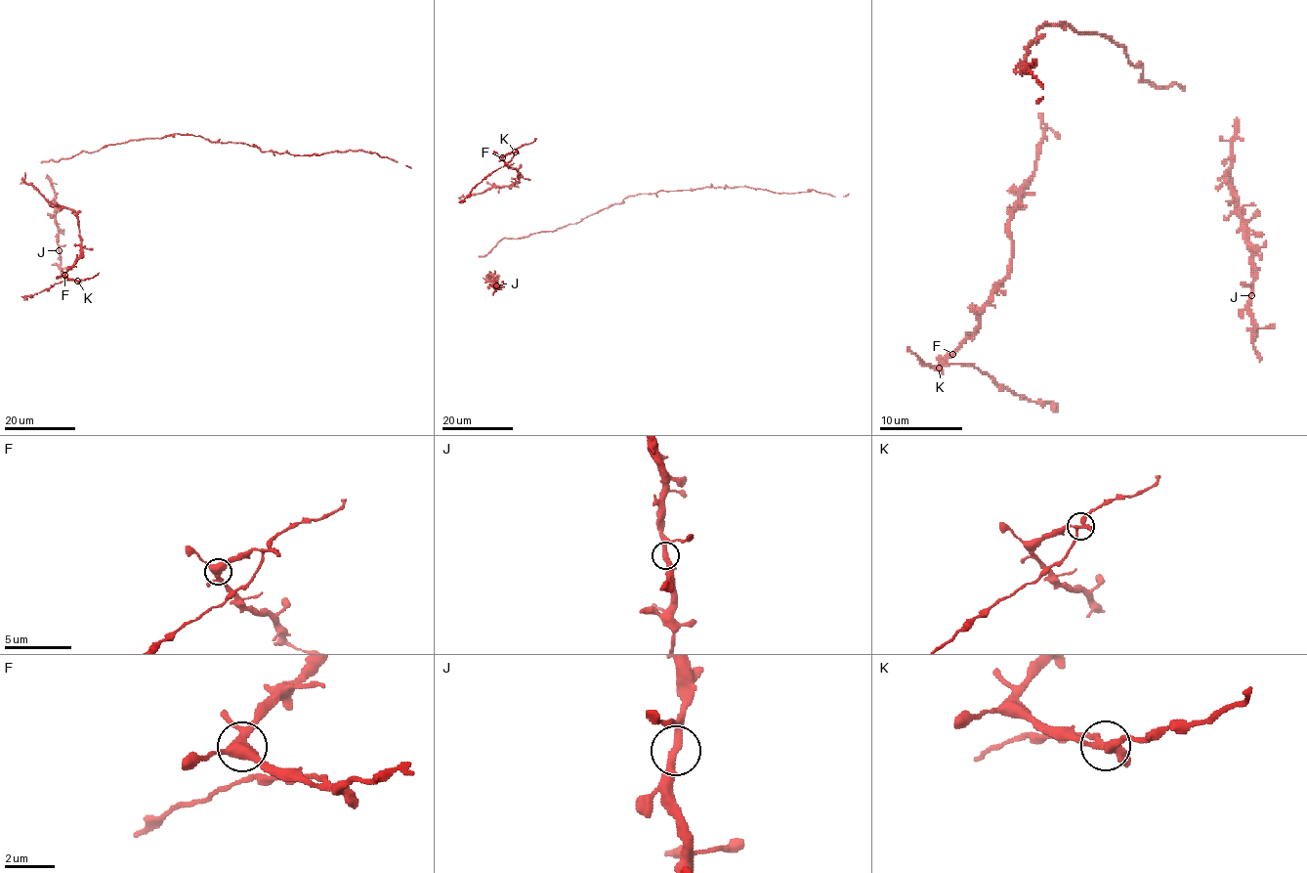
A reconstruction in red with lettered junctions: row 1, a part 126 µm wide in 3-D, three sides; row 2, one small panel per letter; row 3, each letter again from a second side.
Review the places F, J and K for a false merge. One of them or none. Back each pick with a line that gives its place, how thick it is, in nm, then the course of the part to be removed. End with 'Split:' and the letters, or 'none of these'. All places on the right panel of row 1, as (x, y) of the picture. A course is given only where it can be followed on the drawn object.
K: (939, 368) | 280 nm | (939, 368), (951, 364), (972, 364), (1016, 395), (1042, 403), (1057, 403)
Split: K

